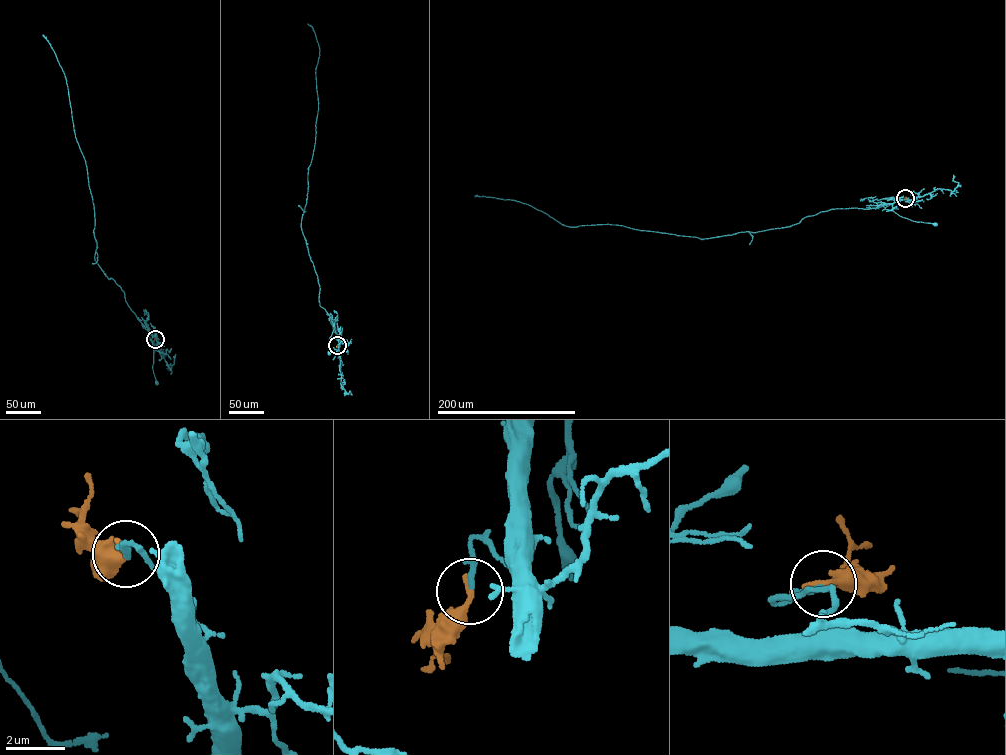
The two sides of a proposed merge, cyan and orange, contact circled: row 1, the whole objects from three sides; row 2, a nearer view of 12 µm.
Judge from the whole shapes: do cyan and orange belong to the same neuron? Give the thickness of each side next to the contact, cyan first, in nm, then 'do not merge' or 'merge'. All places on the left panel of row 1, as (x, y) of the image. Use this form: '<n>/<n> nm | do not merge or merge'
170/320 nm | merge

